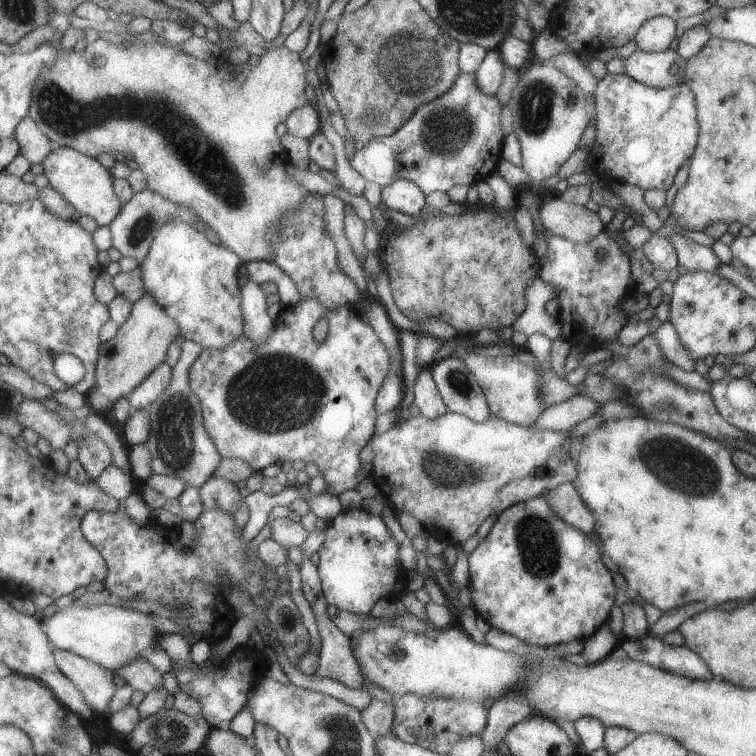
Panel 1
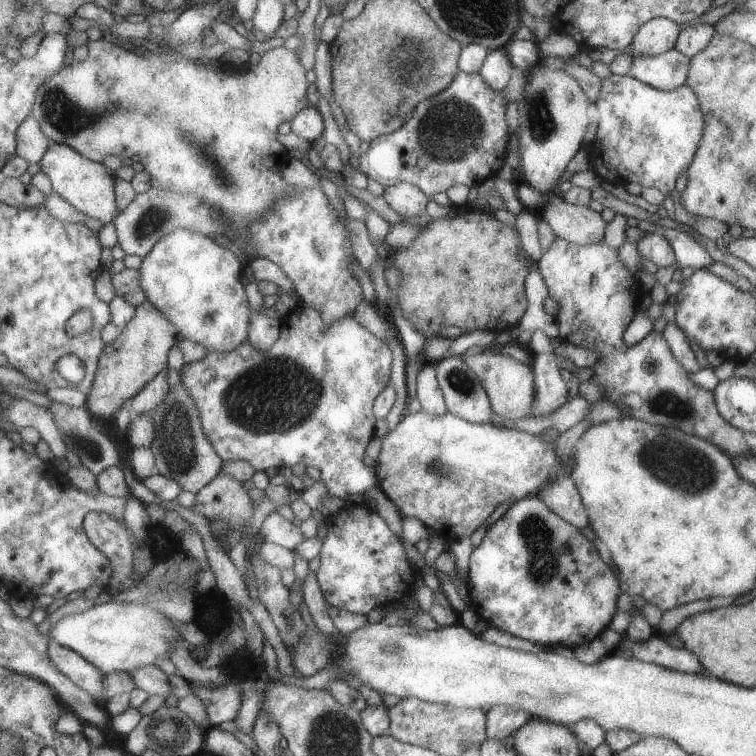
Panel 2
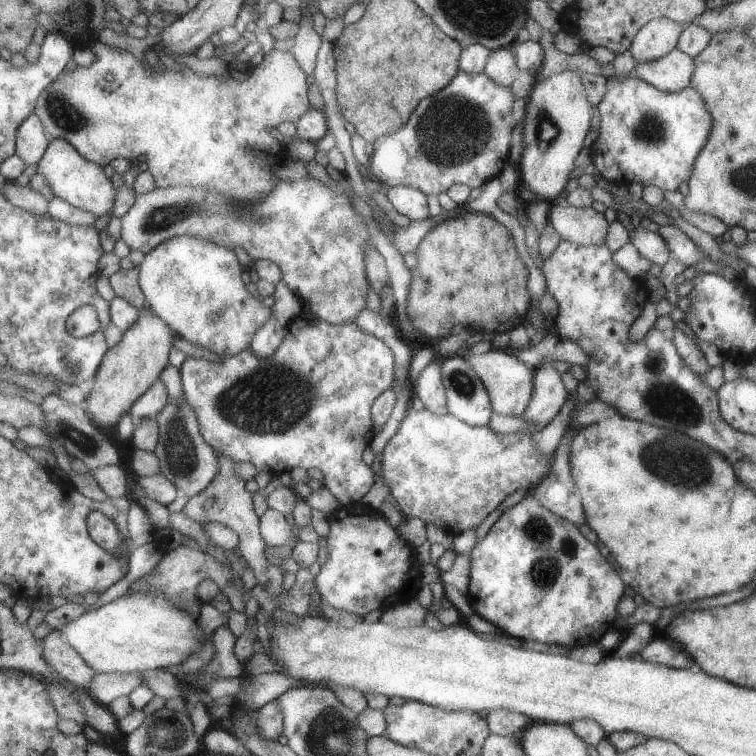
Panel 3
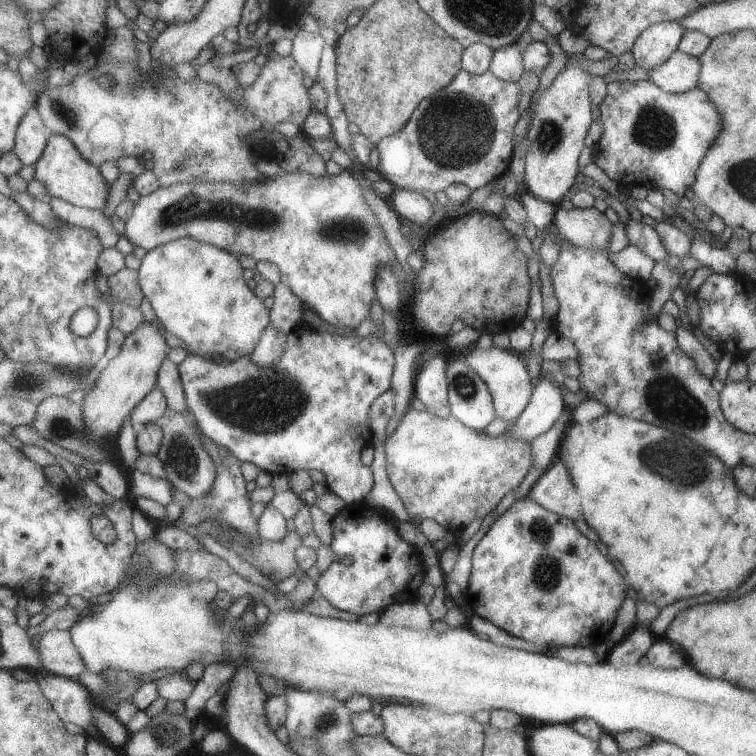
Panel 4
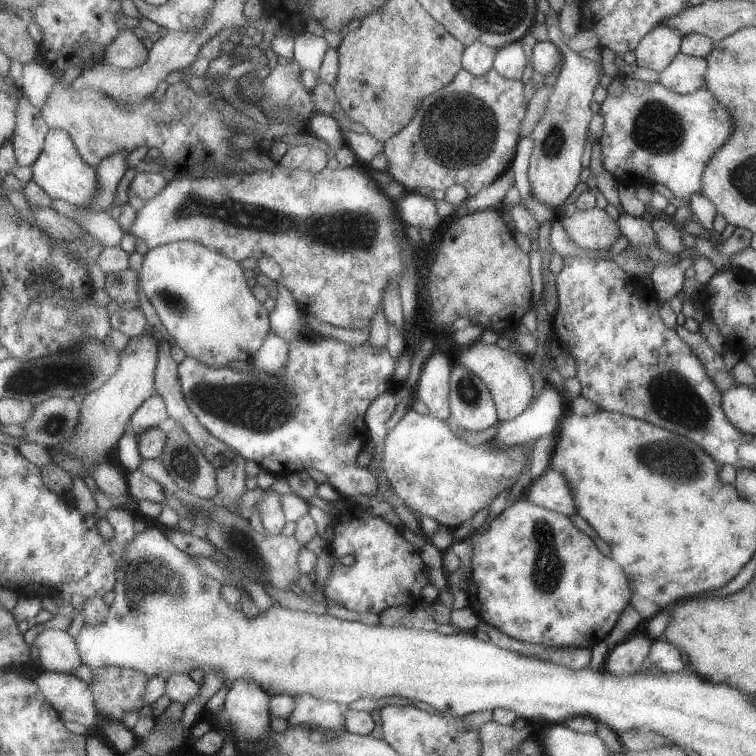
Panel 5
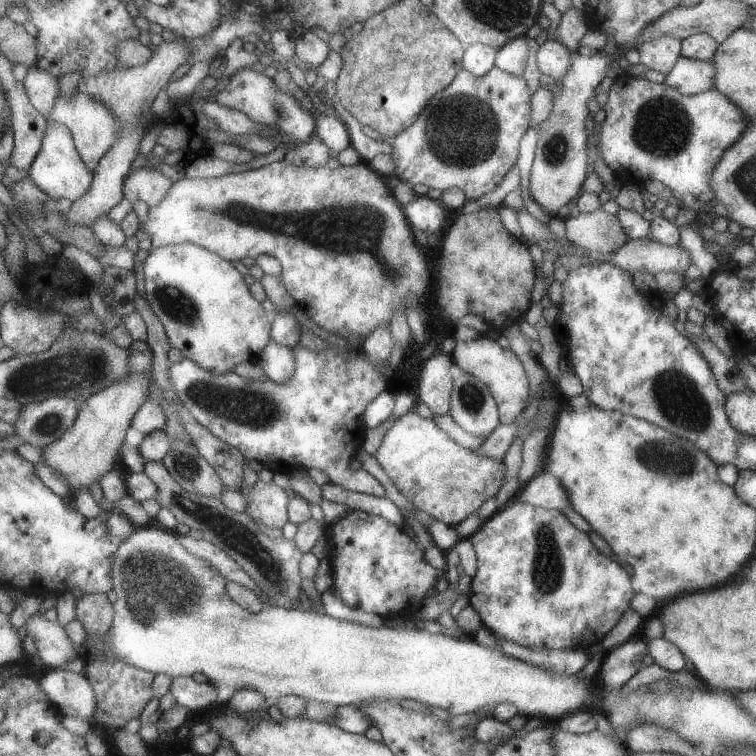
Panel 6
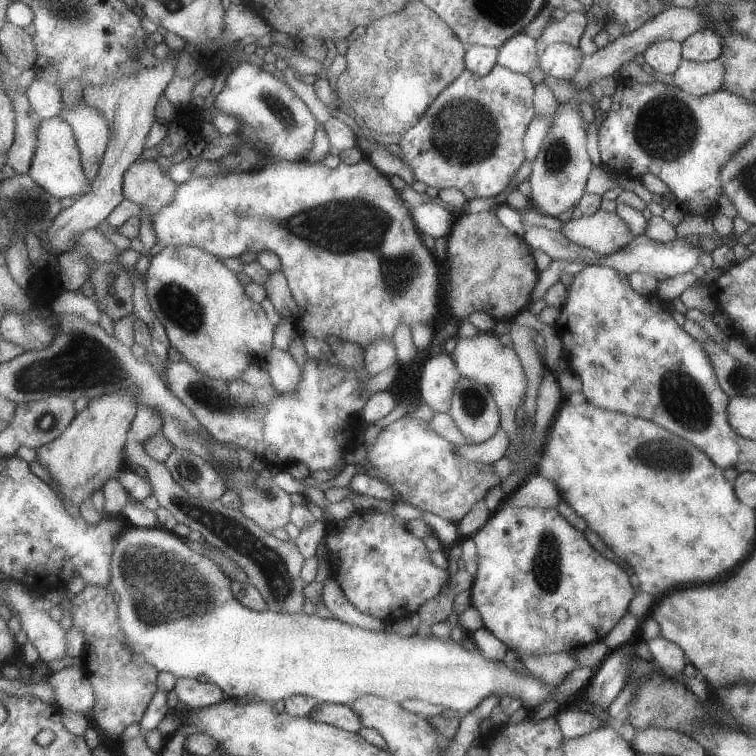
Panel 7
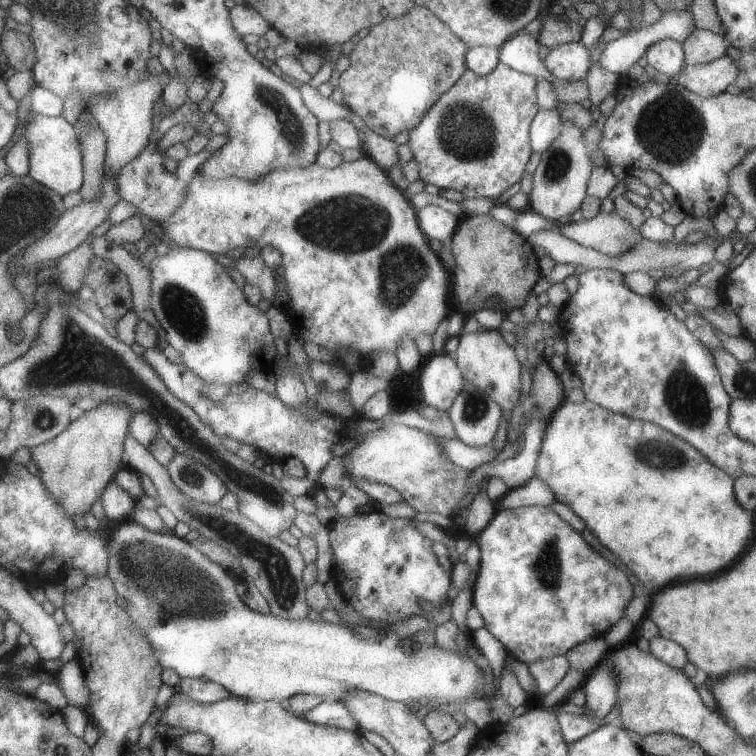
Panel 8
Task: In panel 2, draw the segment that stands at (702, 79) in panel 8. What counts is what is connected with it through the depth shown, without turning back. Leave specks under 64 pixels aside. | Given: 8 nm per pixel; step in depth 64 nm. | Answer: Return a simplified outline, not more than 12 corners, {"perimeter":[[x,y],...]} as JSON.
{"perimeter":[[674,48],[632,56],[630,75],[654,88],[686,85],[690,58]]}

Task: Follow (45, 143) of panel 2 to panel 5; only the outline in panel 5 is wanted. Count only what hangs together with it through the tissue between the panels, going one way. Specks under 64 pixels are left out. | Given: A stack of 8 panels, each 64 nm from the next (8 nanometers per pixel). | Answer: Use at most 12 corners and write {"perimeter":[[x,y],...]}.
{"perimeter":[[24,92],[12,144],[19,166],[34,167],[52,129]]}

